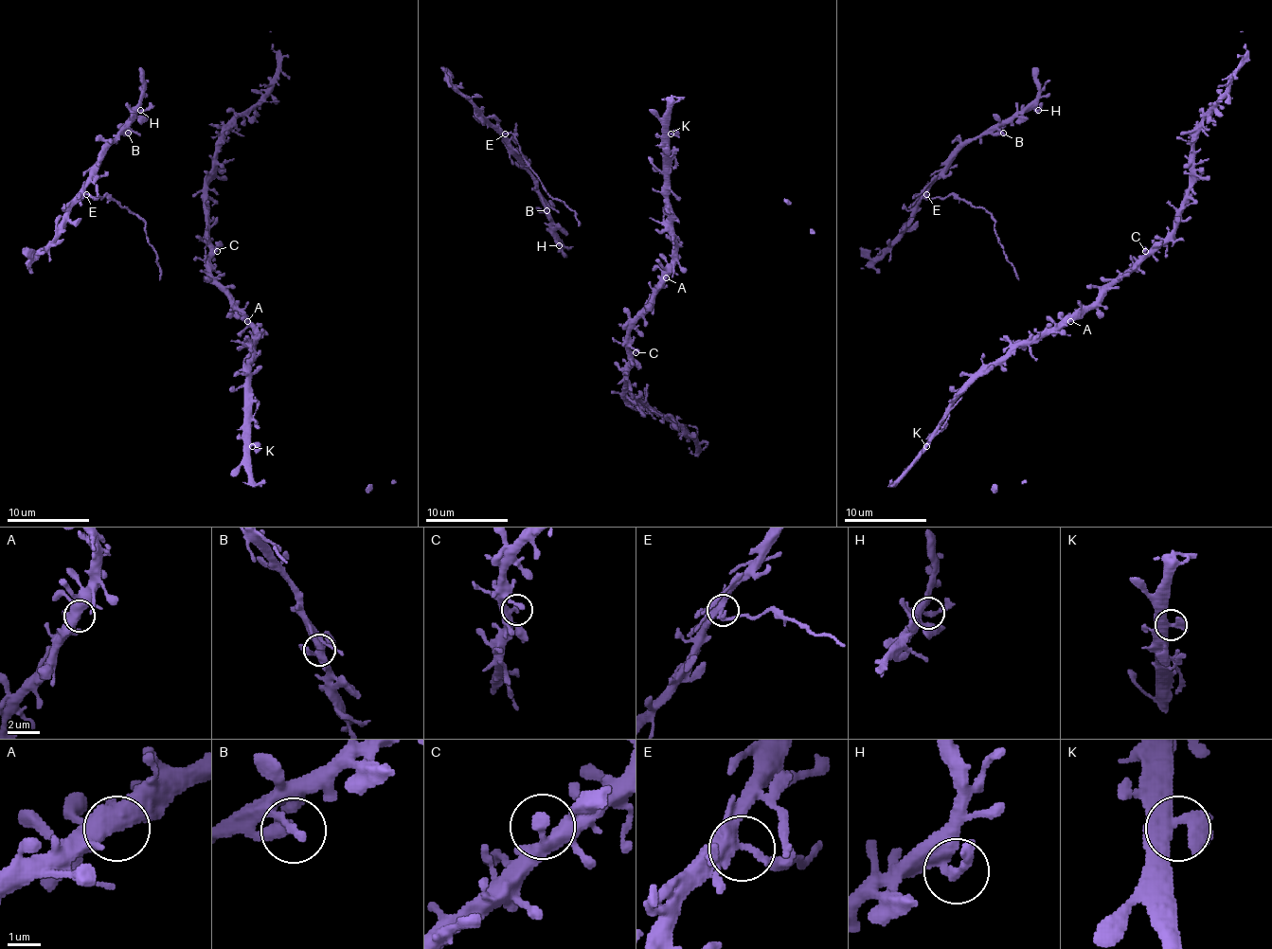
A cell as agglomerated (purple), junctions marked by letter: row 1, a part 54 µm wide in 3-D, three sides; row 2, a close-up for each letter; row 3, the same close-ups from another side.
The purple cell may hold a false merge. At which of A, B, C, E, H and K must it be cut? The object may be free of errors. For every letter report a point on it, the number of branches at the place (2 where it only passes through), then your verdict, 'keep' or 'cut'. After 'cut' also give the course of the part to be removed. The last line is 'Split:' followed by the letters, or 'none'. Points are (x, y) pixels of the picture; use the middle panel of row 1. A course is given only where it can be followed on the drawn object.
A: at (666, 277); 4 branches meet; keep
B: at (546, 210); 2 branches meet; keep
C: at (636, 352); 2 branches meet; keep
E: at (505, 134); 3 branches meet; cut; foreign part runs (505, 134), (513, 135), (522, 158), (546, 191), (576, 214), (580, 223), (578, 226)
H: at (559, 245); 2 branches meet; keep
K: at (671, 134); 3 branches meet; keep
Split: E

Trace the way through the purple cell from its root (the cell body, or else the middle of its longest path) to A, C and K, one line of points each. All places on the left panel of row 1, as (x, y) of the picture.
A: (235, 313), (247, 321)
C: (235, 313), (243, 318), (235, 309), (235, 302), (210, 273), (210, 257), (217, 251)
K: (235, 313), (254, 327), (254, 356), (250, 362), (252, 446)

